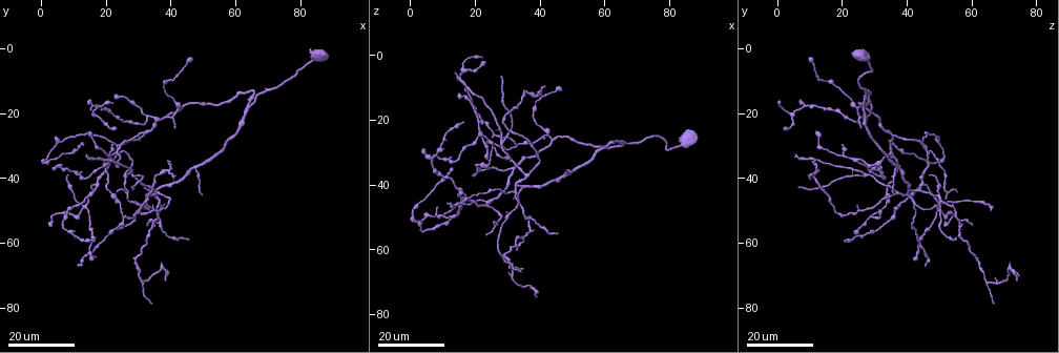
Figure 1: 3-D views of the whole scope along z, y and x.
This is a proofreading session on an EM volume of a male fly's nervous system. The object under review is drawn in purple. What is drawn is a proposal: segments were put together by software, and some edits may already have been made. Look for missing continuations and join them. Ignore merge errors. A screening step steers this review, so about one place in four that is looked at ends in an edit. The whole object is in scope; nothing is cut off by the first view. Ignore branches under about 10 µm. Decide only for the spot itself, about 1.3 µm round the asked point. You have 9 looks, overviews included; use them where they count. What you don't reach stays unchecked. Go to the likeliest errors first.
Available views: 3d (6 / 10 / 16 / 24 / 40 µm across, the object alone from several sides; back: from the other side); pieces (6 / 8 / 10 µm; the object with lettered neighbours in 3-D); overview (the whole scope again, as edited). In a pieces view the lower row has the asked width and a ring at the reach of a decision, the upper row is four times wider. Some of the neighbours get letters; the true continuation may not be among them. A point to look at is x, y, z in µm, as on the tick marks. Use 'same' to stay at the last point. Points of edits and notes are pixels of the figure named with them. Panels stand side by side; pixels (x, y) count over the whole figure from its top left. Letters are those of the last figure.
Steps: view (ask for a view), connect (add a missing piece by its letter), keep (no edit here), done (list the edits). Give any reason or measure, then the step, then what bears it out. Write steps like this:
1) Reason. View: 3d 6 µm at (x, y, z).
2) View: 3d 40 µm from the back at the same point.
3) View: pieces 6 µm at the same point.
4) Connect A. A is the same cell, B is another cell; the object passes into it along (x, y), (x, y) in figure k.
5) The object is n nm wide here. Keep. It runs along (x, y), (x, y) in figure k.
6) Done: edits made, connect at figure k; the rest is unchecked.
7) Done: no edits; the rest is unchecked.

Long arm stops here. View: 3d 24 µm at (27.5, 43.5, 7.0).

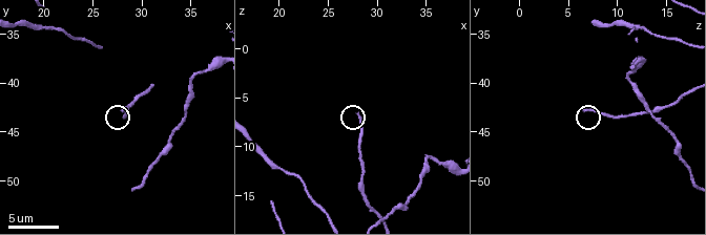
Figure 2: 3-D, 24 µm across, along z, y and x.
View: pieces 6 µm at (28.4, 42.8, 6.6).

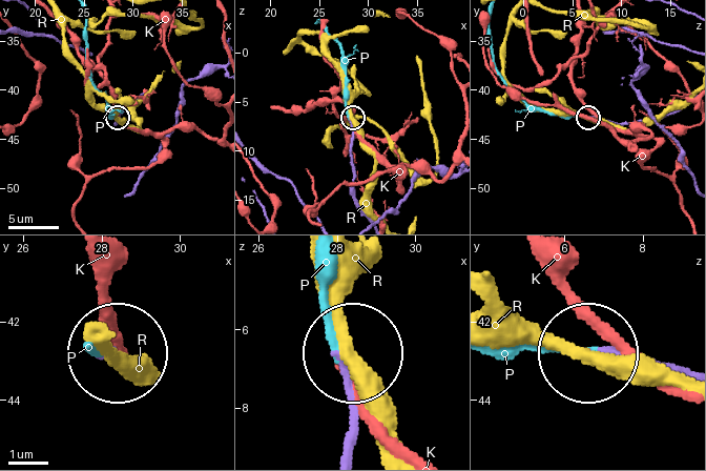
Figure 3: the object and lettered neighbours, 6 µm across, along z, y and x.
Connect P. P is the same cell, K and R are other cells; the object passes into it along (344, 450), (353, 390), (323, 260) in figure 3; it goes on there.

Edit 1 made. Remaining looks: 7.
Redraw. View: overview.

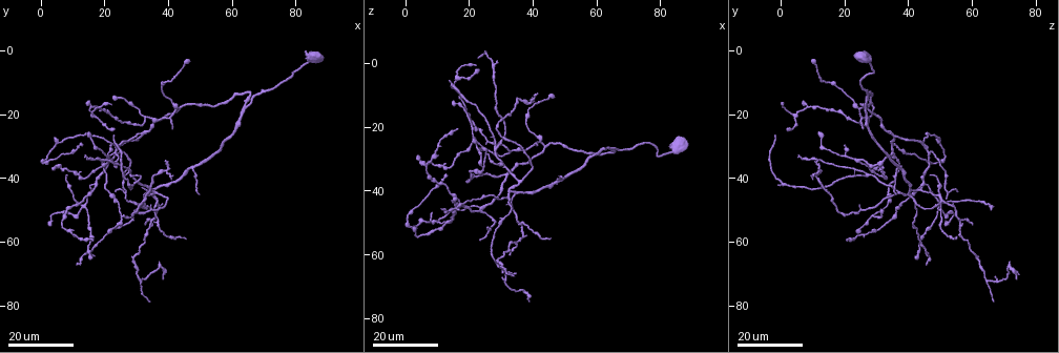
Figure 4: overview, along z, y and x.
Branch stops here. View: 3d 16 µm at (40.5, 24.0, 26.0).

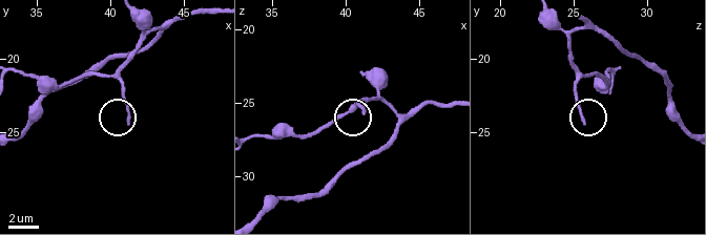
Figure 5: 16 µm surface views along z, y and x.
View: pieces 8 µm at (41.2, 24.4, 25.8).

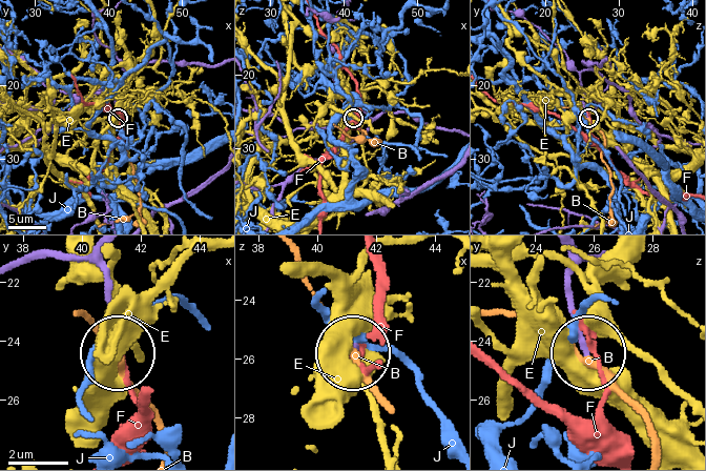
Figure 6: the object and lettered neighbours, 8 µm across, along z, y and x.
Connect B. B is the same cell, E, F and J are other cells; the object passes into it along (570, 273), (581, 347), (639, 414), (653, 452) in figure 6; the neuron continues.

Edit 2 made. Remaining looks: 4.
View: overview.

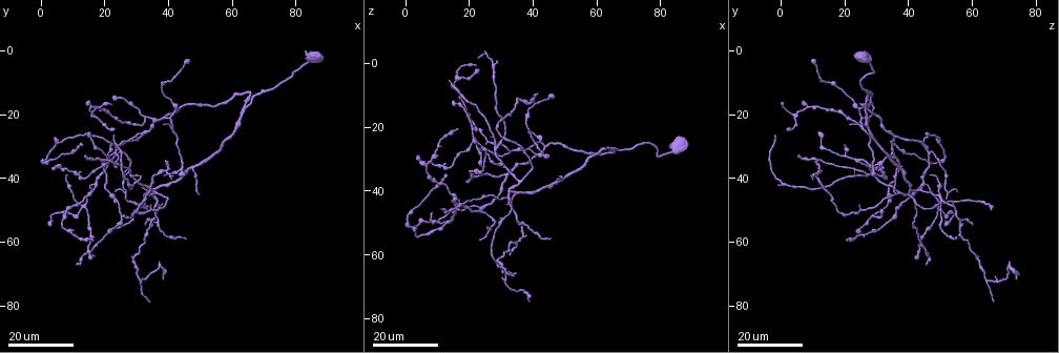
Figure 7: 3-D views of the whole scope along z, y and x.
Free end. View: 3d 16 µm at (22.5, 26.5, -2.0).

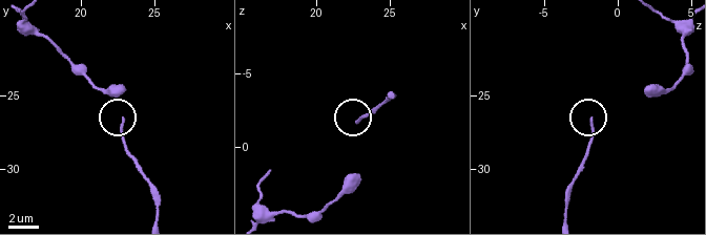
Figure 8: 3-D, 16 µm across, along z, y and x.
View: pieces 6 µm at (22.8, 26.8, -1.8).

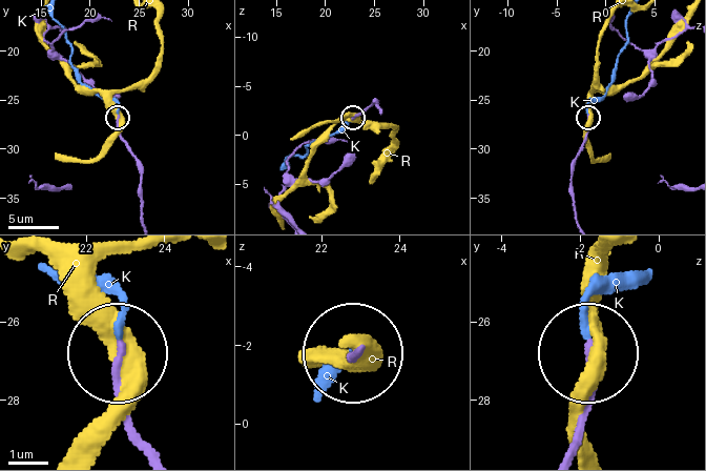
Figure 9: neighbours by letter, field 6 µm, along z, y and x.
Connect K. K is the same cell, R is another cell; the object passes into it along (582, 141), (587, 104), (610, 82), (627, 19) in figure 9; it goes on there.

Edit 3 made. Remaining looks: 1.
Done: edits made, connect at figure 3, connect at figure 6, connect at figure 9; the rest is unchecked.

